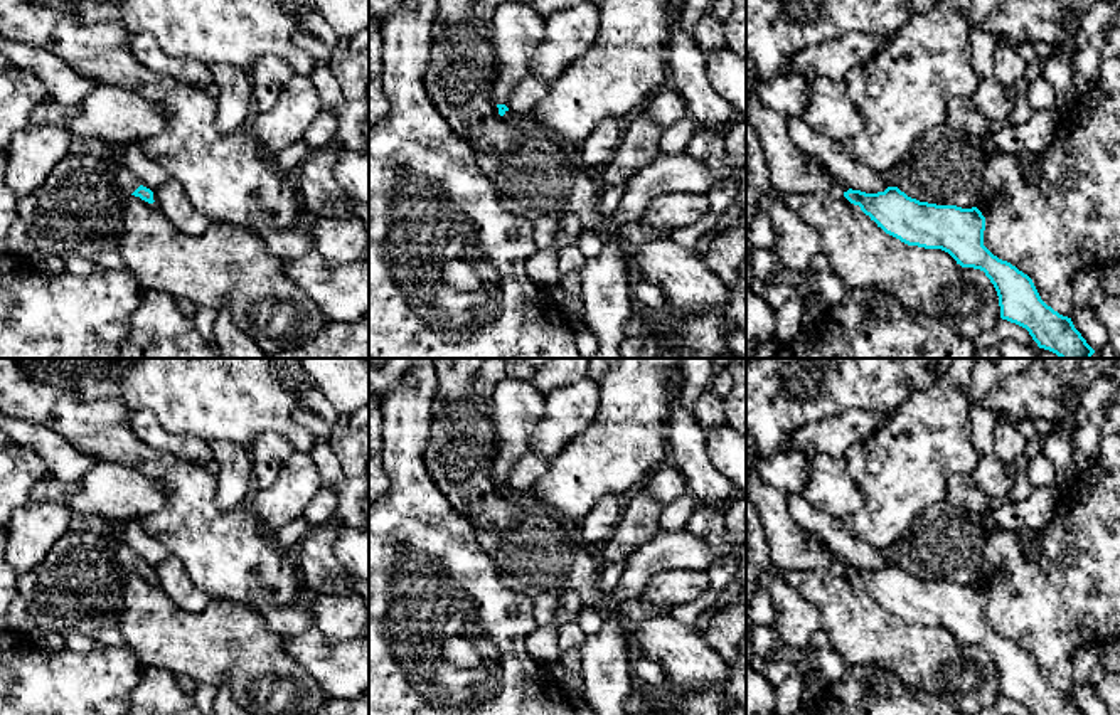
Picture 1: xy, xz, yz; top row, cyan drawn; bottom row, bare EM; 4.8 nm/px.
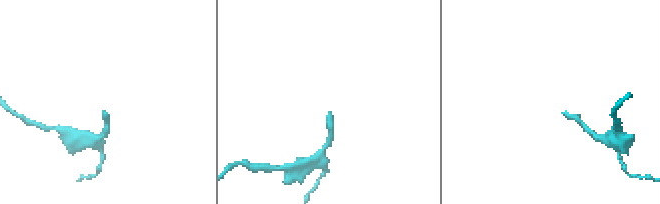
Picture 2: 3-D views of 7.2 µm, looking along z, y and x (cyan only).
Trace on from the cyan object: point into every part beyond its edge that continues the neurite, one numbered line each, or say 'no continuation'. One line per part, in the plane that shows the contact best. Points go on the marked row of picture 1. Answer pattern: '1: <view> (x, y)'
1: xy (125, 177)

